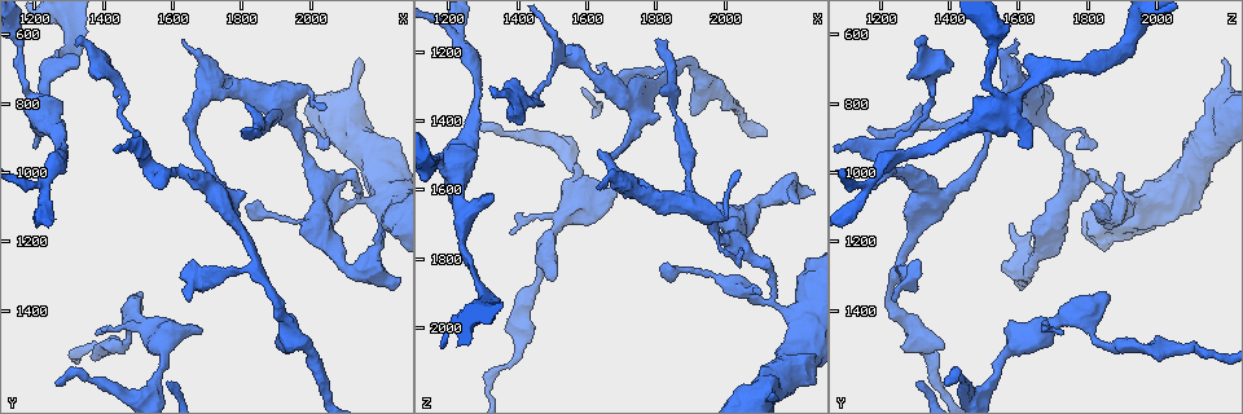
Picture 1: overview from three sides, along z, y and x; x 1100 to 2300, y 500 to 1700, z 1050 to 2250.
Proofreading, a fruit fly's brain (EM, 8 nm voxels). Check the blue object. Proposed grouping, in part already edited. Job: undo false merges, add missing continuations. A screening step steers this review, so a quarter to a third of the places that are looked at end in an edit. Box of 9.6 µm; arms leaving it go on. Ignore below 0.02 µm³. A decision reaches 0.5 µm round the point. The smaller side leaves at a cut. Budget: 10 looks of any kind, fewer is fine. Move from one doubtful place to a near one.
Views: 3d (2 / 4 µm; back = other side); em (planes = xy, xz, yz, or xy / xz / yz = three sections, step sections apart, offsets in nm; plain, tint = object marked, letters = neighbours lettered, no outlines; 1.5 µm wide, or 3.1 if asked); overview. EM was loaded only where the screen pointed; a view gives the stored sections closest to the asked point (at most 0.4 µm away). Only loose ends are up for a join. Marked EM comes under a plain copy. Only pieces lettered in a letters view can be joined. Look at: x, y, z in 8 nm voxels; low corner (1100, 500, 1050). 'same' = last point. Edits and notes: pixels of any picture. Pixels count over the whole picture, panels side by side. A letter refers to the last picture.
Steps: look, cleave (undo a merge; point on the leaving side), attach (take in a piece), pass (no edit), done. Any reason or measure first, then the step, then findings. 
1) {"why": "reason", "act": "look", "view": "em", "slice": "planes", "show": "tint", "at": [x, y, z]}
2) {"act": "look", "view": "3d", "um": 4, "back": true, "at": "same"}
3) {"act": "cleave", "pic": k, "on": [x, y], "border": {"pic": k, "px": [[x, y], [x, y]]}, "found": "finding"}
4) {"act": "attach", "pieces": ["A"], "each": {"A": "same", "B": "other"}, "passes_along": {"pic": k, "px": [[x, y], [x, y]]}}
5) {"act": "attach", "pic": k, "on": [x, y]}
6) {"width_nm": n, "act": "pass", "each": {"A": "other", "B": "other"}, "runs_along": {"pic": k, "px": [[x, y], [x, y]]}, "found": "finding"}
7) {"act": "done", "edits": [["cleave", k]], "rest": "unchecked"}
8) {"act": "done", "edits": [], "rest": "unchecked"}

{"act": "look", "view": "3d", "um": 2, "at": [1820, 1090, 1820]}

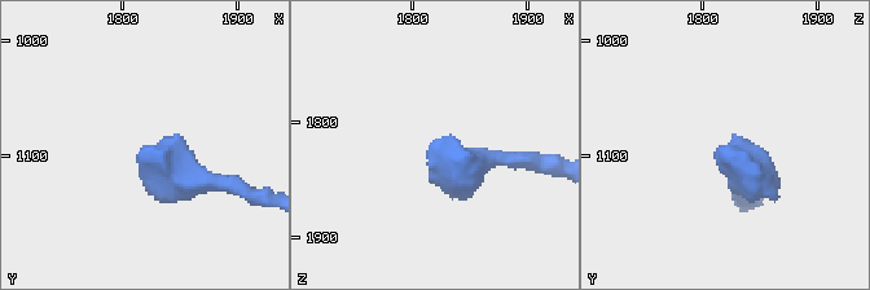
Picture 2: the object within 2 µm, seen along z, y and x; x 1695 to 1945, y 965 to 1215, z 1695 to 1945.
{"why": "now the EM", "act": "look", "view": "em", "slice": "planes", "show": "letters", "at": [1816, 1092, 1820]}

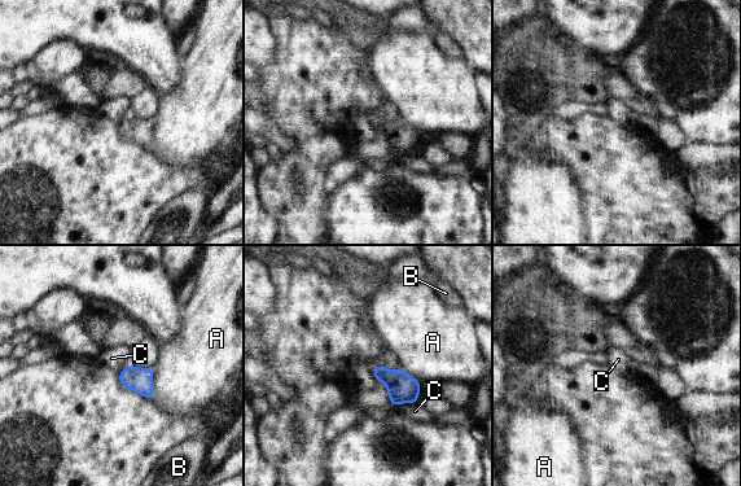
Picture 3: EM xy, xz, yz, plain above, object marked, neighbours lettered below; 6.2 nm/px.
{"act": "pass", "each": {"A": "other", "B": "other", "C": "other"}, "border": {"pic": 3, "px": [[415, 402], [399, 402], [394, 407]]}, "found": "no lettered piece goes on from it"}

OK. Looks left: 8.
{"why": "free end", "act": "look", "view": "em", "slice": "planes", "show": "letters", "at": [1640, 1370, 1240]}

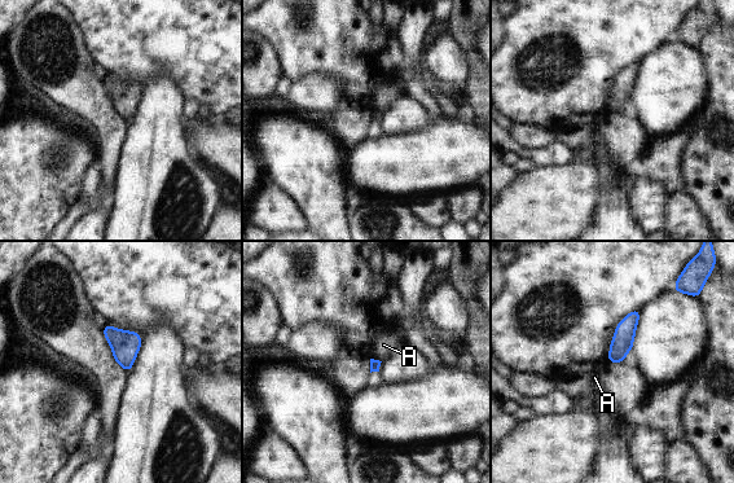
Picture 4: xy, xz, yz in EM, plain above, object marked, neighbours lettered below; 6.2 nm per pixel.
{"act": "pass", "each": {"A": "other"}, "found": "no lettered piece goes on from it"}

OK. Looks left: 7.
{"why": "abrupt turn", "act": "look", "view": "em", "slice": "xy", "step": 4, "show": "tint", "at": [1420, 710, 1350]}

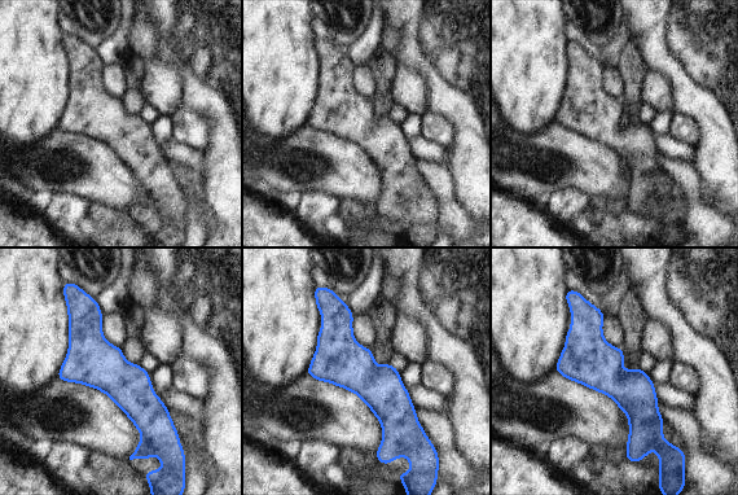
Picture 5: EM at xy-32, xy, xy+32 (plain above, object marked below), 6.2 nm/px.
{"act": "look", "view": "em", "slice": "planes", "show": "letters", "at": "same"}

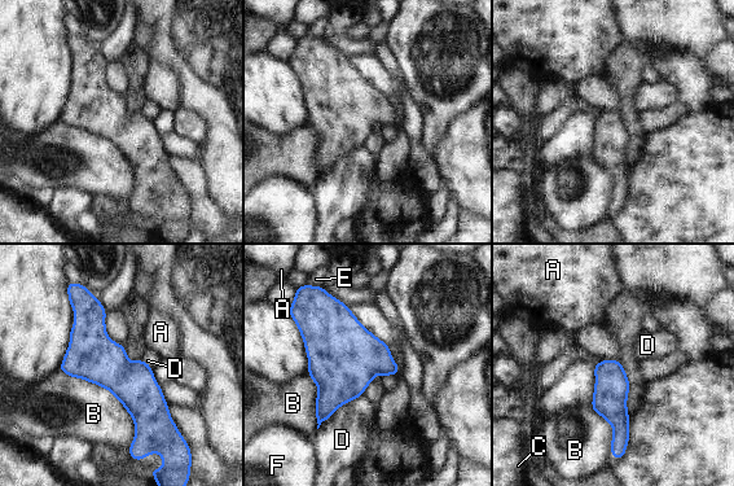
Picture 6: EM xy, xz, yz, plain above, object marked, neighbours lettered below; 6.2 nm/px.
{"width_nm": 200, "longest_contact_nm": ["B", 650], "act": "pass", "each": {"A": "other", "B": "other", "C": "other", "D": "other", "E": "other", "F": "other"}, "found": "one neuron here"}

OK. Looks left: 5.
{"why": "sudden change in width", "act": "look", "view": "3d", "um": 2, "at": [2140, 1080, 1930]}

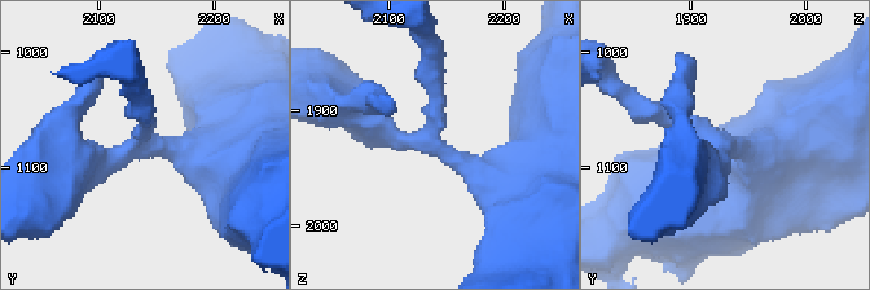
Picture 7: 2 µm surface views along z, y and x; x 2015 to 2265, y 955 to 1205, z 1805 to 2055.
{"why": "shape alone is not enough", "act": "look", "view": "em", "slice": "planes", "show": "letters", "at": [2140, 1080, 1930]}

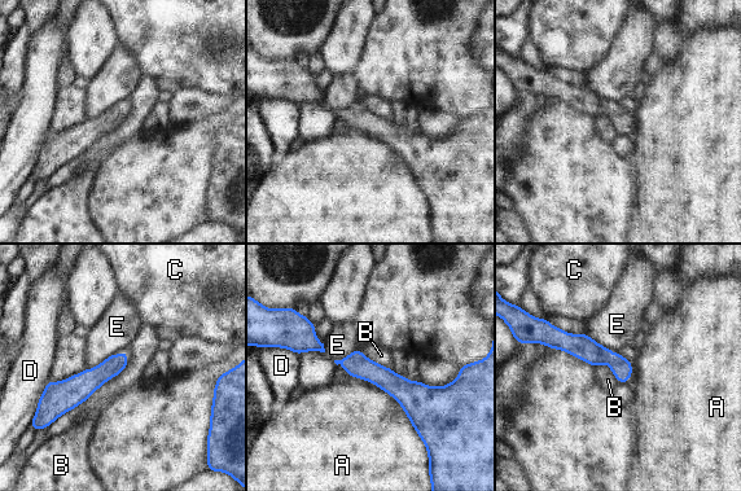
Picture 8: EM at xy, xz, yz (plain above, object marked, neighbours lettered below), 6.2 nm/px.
{"width_nm": 120, "act": "pass", "each": {"A": "other", "B": "other", "C": "other", "D": "other", "E": "other"}, "runs_along": {"pic": 8, "px": [[343, 362], [410, 395], [443, 395]]}, "found": "continuous, no second neuron"}

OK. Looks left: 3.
{"act": "done", "edits": [], "rest": "unchecked"}

